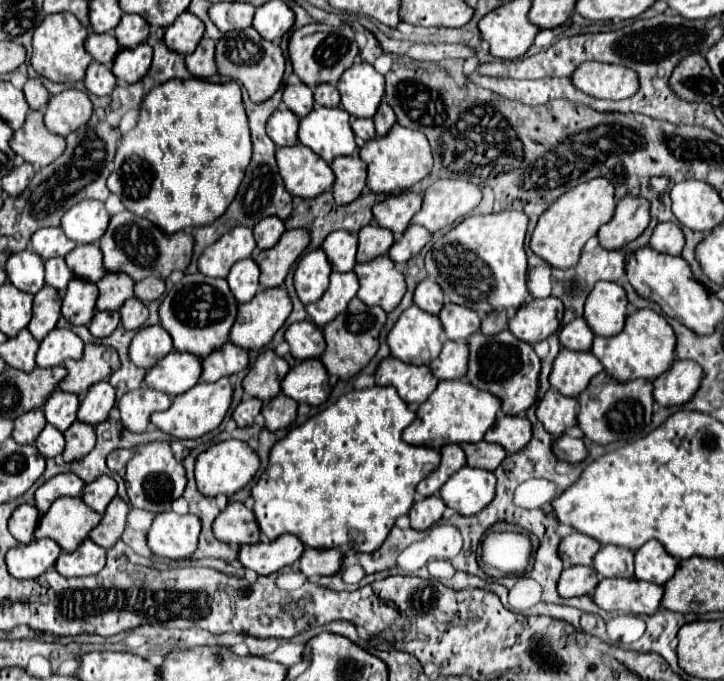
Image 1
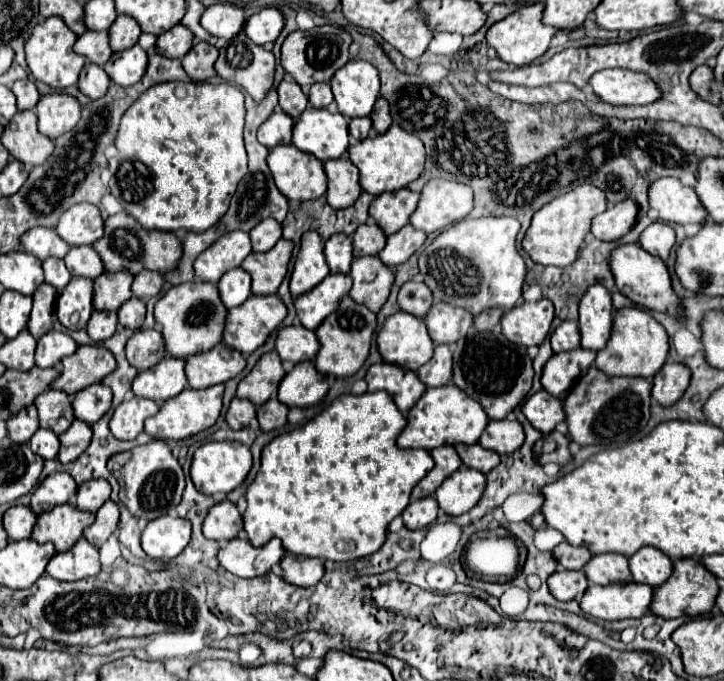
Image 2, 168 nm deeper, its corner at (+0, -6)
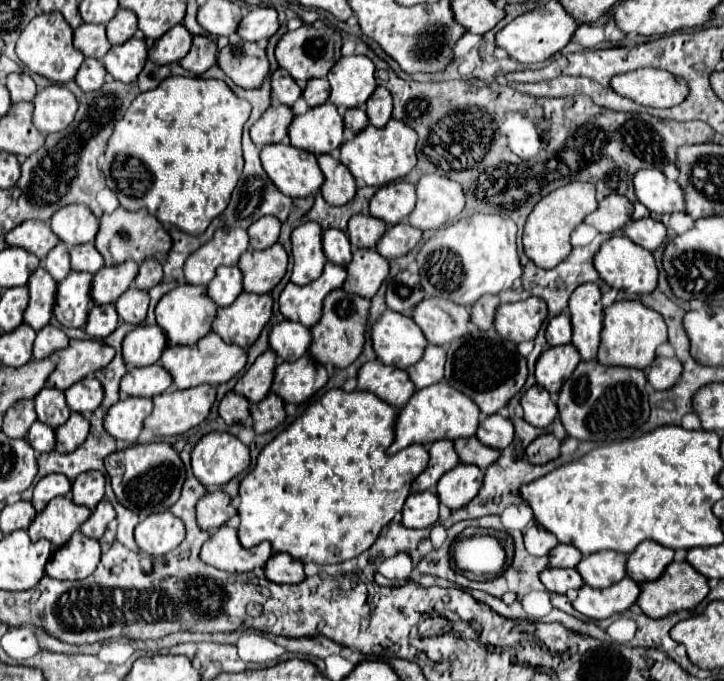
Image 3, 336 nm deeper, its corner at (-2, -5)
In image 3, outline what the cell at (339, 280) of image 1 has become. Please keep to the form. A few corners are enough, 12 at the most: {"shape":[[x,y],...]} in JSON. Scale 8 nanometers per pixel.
{"shape":[[326,264],[306,286],[280,294],[280,312],[306,328],[322,316],[322,302],[342,288],[348,272]]}

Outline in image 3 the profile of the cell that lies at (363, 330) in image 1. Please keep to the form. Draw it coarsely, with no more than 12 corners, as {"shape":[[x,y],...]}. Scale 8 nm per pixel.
{"shape":[[330,292],[310,354],[348,368],[364,350],[370,300]]}

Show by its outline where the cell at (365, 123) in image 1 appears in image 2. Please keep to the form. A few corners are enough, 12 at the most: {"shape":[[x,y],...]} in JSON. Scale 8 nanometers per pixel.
{"shape":[[352,117],[350,135],[366,139],[372,129],[370,117]]}

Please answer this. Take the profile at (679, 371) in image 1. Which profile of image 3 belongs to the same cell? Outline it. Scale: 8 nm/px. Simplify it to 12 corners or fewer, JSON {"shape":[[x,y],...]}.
{"shape":[[658,356],[648,372],[654,390],[670,390],[682,376],[678,358]]}

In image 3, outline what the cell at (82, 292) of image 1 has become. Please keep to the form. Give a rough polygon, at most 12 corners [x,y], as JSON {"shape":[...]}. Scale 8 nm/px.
{"shape":[[70,272],[56,292],[54,316],[82,328],[90,304],[90,272]]}

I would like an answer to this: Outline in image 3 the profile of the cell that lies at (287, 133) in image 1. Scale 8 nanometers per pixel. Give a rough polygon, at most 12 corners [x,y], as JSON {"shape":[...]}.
{"shape":[[270,106],[250,128],[256,146],[286,142],[294,114]]}

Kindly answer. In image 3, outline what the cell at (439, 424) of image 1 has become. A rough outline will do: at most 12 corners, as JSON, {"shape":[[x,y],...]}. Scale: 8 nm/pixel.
{"shape":[[446,382],[398,412],[394,450],[470,438],[480,410]]}

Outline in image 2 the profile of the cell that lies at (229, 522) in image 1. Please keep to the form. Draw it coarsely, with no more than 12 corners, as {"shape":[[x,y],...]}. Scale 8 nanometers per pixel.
{"shape":[[228,499],[210,507],[202,533],[214,541],[234,539],[242,515]]}

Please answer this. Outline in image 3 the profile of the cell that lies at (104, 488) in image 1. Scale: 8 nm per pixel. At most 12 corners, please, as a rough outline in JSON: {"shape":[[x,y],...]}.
{"shape":[[84,472],[72,500],[94,510],[104,498],[102,472]]}

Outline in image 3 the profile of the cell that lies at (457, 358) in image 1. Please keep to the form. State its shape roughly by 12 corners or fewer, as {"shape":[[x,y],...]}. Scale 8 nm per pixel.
{"shape":[[428,346],[408,368],[416,388],[442,382],[446,350]]}

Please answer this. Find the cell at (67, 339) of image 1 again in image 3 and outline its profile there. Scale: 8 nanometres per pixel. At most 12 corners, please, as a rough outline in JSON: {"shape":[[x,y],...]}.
{"shape":[[48,324],[36,334],[34,360],[68,346],[68,336]]}

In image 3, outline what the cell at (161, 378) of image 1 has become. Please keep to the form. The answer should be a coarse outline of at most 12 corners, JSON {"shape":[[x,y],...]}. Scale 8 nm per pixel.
{"shape":[[132,368],[120,382],[128,396],[154,398],[172,386],[170,372]]}

